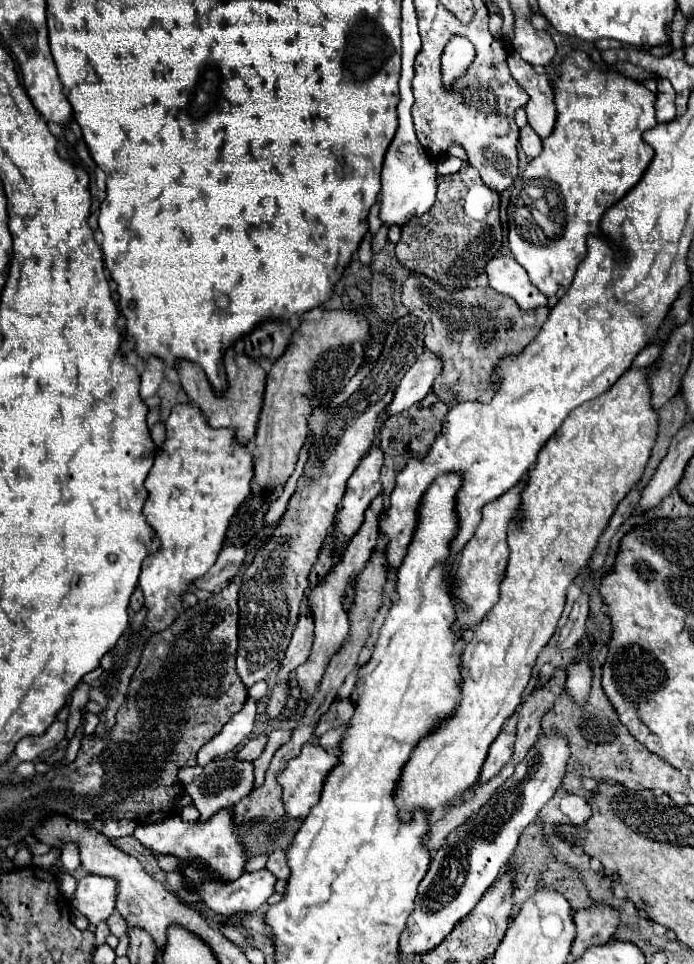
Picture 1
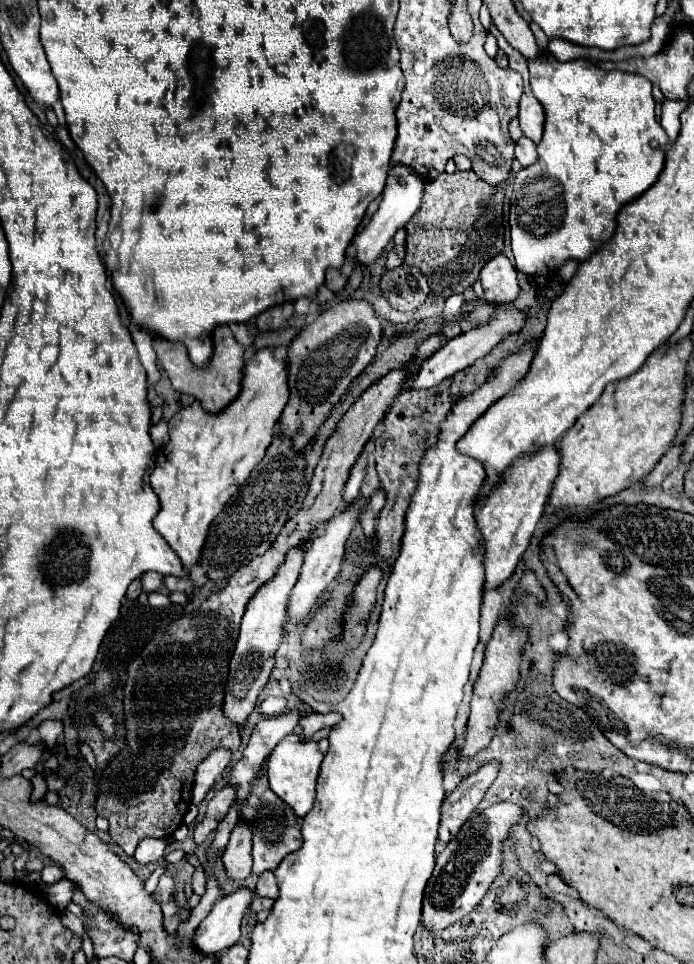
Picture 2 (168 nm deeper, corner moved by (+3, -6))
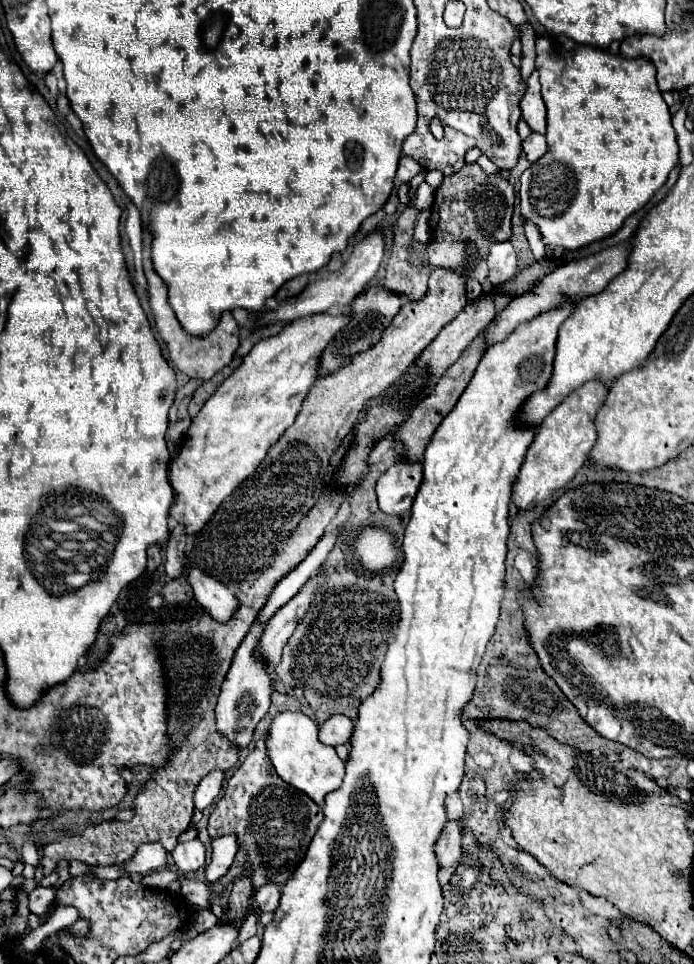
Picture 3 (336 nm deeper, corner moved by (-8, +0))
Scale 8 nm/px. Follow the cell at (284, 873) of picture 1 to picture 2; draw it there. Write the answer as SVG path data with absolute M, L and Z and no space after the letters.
M263 872L259 876L259 882L257 882L257 894L259 896L267 896L267 898L277 898L279 894L279 888L277 888L277 878L273 872Z

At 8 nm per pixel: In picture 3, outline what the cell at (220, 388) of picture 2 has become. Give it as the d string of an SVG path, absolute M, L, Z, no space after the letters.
M144 226L142 228L142 254L144 254L144 274L148 280L149 304L152 308L154 320L156 320L156 328L160 332L160 336L164 338L166 346L168 346L168 356L172 358L172 362L176 364L178 370L182 370L184 374L188 374L190 378L202 378L202 380L210 380L216 372L220 372L224 366L228 366L232 362L232 356L240 344L240 328L236 324L236 320L232 318L230 312L224 312L220 316L218 326L206 334L206 336L192 336L188 332L184 332L184 328L180 326L174 310L168 304L168 288L162 282L162 278L156 274L156 270L152 268L152 260L150 260L150 242L152 242L152 232Z

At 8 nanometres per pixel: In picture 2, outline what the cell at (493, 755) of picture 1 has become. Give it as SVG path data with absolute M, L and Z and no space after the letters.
M491 760L471 776L461 780L461 784L451 794L447 794L441 806L441 826L439 826L439 838L443 842L449 842L453 840L453 836L457 836L463 822L471 816L473 808L481 802L487 788L497 778L499 768L501 764L497 760Z

